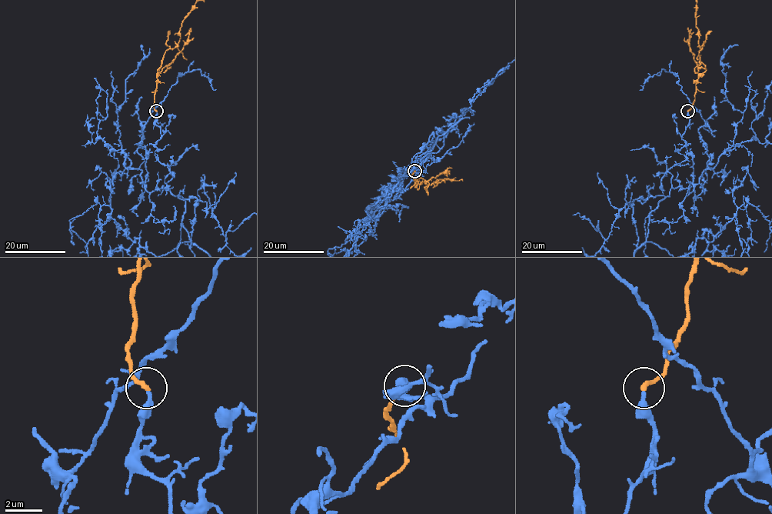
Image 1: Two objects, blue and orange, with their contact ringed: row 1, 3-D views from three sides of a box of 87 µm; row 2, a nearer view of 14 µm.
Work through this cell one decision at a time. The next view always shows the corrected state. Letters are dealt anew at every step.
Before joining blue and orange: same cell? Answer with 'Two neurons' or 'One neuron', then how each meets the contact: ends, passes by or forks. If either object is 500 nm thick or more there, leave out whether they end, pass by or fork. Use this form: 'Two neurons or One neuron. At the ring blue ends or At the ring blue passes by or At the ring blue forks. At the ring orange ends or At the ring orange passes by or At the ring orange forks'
One neuron. At the ring blue ends. At the ring orange ends

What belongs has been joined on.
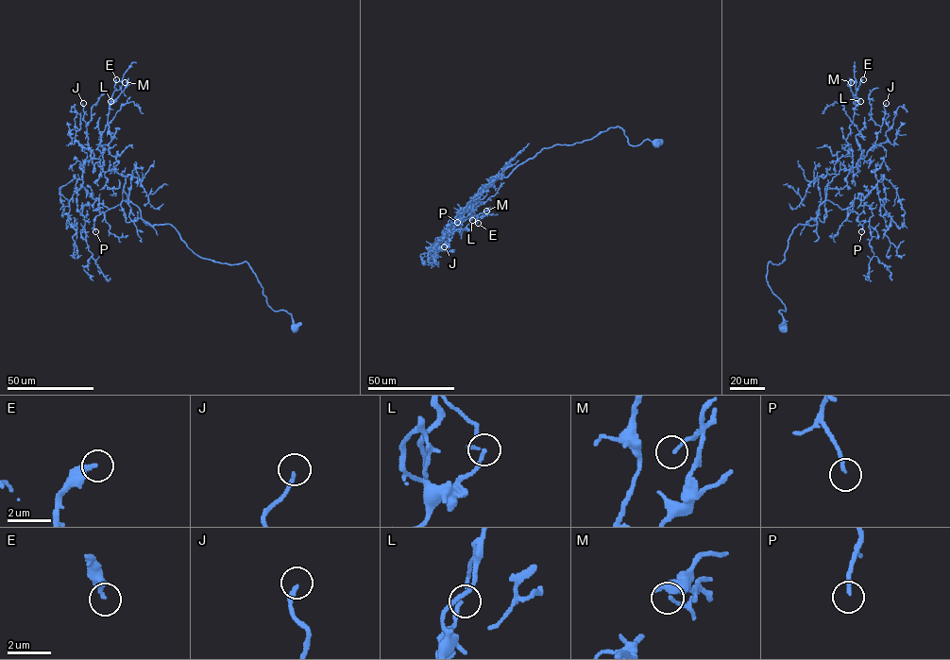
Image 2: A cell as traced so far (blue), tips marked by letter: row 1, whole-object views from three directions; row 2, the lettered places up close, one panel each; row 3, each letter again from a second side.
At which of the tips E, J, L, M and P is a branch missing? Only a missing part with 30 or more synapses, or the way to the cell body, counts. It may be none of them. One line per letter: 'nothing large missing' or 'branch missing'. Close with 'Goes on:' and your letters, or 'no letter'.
E: nothing large missing
J: branch missing
L: nothing large missing
M: nothing large missing
P: branch missing
Goes on: J, P

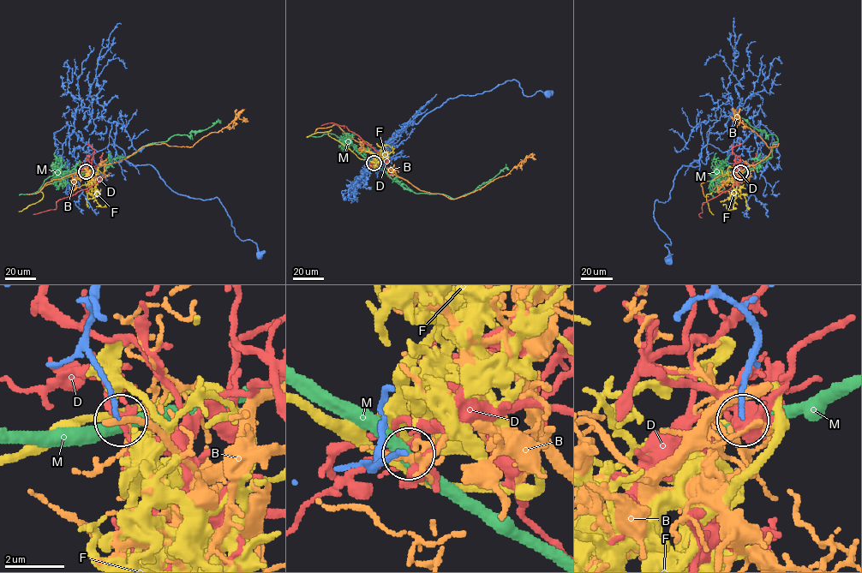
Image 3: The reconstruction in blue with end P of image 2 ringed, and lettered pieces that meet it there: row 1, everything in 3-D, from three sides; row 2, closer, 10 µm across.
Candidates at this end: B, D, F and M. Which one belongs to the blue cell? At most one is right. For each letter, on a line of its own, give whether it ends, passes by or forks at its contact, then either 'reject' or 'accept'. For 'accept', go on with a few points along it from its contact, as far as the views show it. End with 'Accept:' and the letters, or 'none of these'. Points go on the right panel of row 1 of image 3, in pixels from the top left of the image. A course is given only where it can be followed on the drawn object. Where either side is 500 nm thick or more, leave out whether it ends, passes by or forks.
B: it passes by | reject
D: it passes by | reject
F: it passes by | reject
M: it passes by | reject
Accept: none of these

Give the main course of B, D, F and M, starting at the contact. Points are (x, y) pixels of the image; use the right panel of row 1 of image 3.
B: (740, 173), (764, 159), (774, 144), (779, 144), (768, 146), (738, 116), (731, 117)
D: (740, 173), (740, 181), (730, 188), (703, 203), (702, 211), (699, 214), (702, 217)
F: (741, 172), (716, 186), (706, 195), (709, 211), (714, 214)
M: (740, 173), (770, 158), (773, 144), (778, 141), (775, 134), (767, 136), (765, 131), (751, 126), (741, 117)

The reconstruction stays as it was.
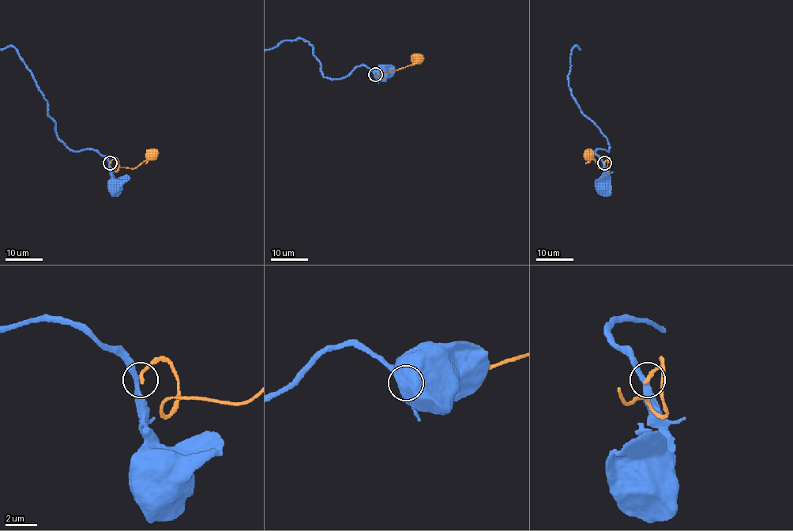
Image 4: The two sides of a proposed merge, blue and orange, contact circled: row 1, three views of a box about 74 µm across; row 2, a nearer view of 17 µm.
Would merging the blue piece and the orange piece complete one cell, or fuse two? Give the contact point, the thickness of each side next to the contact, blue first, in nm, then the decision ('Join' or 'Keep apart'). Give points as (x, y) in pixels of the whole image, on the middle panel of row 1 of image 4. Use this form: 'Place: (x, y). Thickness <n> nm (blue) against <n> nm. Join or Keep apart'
Place: (375, 74). Thickness 320 nm (blue) against 240 nm. Keep apart

